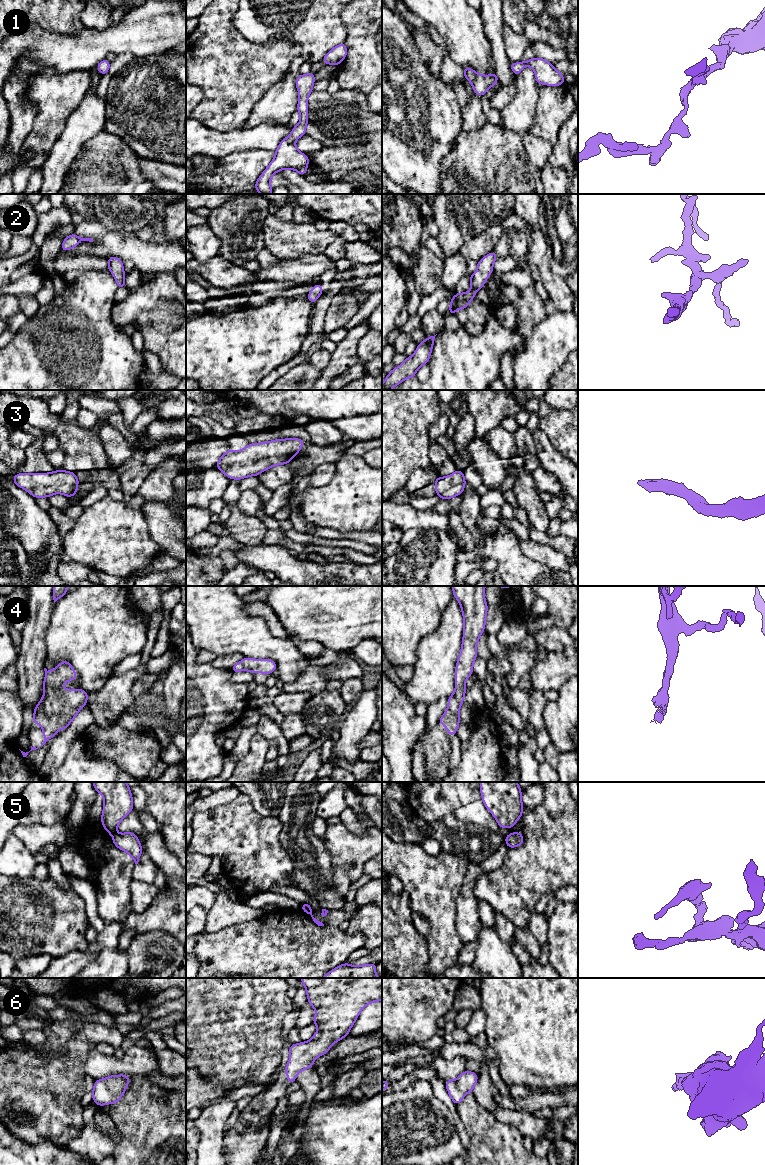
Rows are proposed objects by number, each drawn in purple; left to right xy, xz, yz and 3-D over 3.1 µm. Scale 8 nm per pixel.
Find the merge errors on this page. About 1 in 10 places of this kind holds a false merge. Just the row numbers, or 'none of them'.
5

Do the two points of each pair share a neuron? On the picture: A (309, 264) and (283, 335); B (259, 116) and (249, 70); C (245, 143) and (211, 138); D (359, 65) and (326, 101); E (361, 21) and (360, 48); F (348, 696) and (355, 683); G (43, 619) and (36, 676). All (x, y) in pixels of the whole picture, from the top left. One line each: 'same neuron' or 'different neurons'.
A: different neurons
B: different neurons
C: same neuron
D: different neurons
E: same neuron
F: same neuron
G: same neuron

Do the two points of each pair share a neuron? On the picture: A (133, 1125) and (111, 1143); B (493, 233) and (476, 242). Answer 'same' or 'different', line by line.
A: different
B: same

